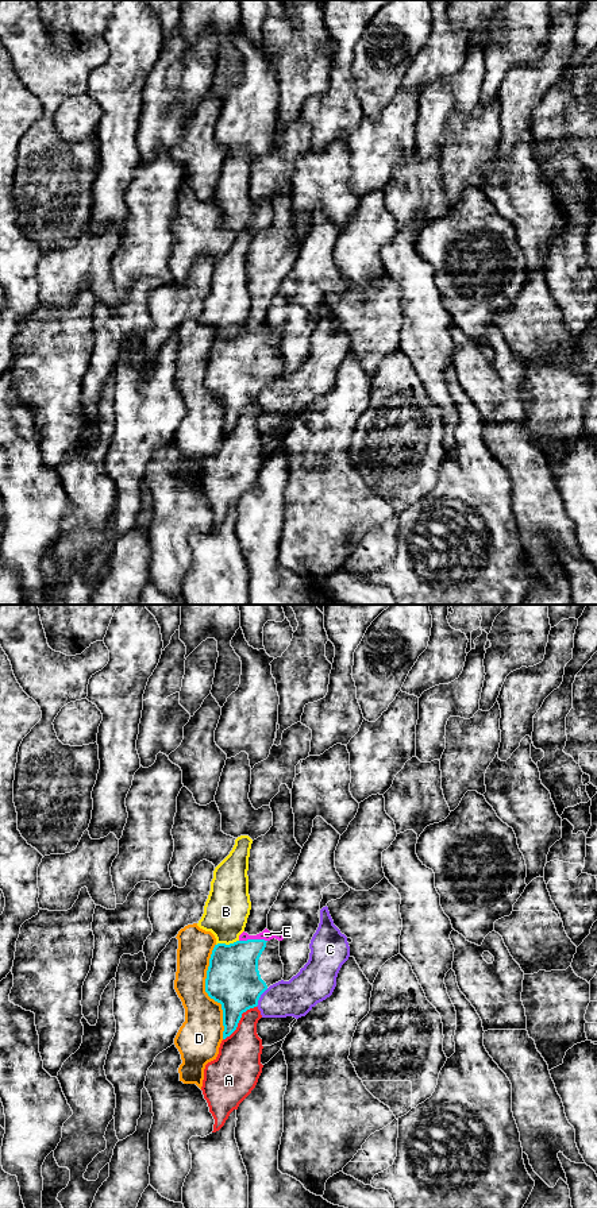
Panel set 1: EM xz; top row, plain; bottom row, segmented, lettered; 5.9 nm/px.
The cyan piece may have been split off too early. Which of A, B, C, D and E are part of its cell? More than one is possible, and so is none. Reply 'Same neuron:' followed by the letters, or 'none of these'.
Same neuron: E

